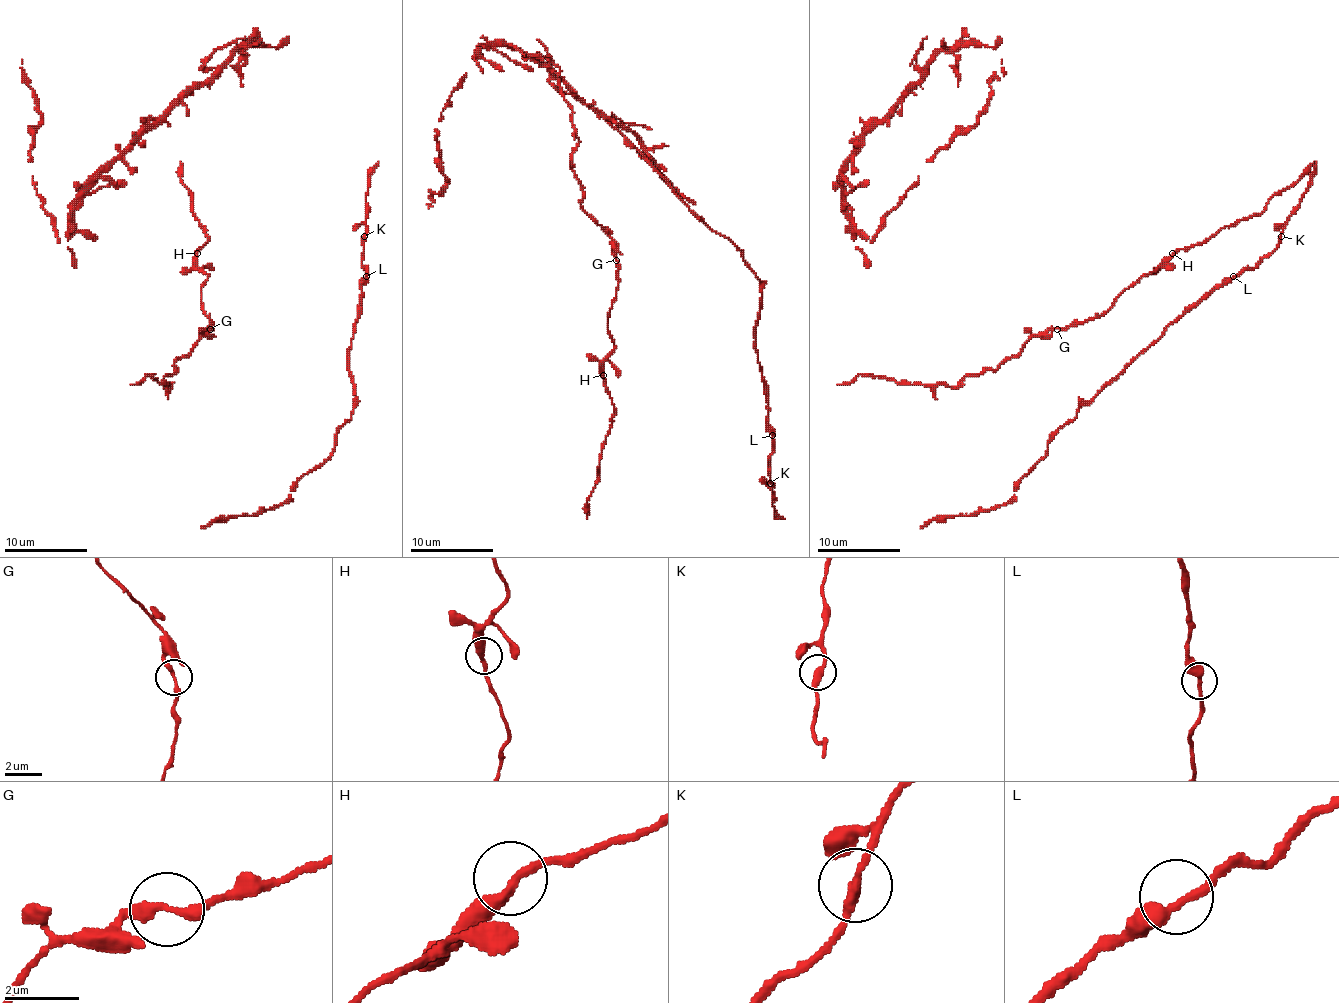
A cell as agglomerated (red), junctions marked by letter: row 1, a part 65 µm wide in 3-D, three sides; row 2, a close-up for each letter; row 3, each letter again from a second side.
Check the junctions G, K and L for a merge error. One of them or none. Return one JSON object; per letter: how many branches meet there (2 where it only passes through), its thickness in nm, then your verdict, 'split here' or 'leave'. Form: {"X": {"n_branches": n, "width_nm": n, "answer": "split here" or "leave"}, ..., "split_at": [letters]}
{"G": {"n_branches": 2, "width_nm": 280, "answer": "leave"}, "K": {"n_branches": 2, "width_nm": 280, "answer": "leave"}, "L": {"n_branches": 2, "width_nm": 300, "answer": "leave"}, "split_at": []}

